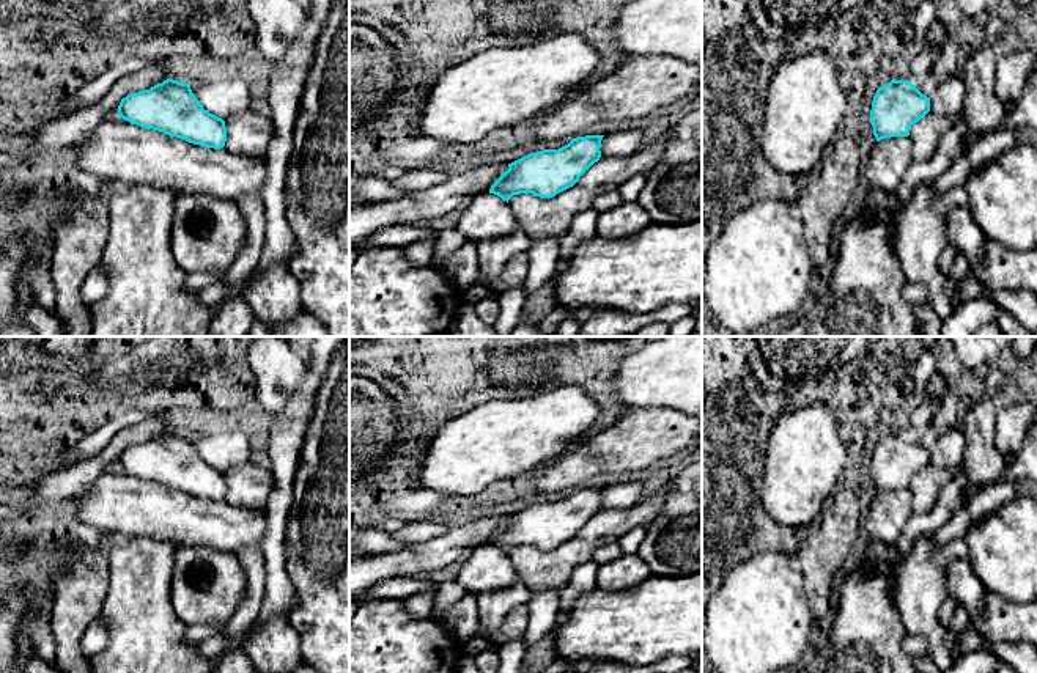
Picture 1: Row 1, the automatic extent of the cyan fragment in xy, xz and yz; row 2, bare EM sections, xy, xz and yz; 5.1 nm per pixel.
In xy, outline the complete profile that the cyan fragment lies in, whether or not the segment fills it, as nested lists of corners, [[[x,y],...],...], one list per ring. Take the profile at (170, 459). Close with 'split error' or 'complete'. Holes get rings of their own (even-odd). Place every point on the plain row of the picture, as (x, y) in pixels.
[[[173,431],[131,445],[118,458],[118,470],[104,470],[77,500],[77,517],[98,527],[109,539],[143,536],[184,546],[209,546],[236,553],[242,547],[261,547],[268,516],[264,508],[227,503],[225,473],[203,461],[190,437]]]; split error

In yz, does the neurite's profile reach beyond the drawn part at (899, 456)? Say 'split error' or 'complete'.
split error

